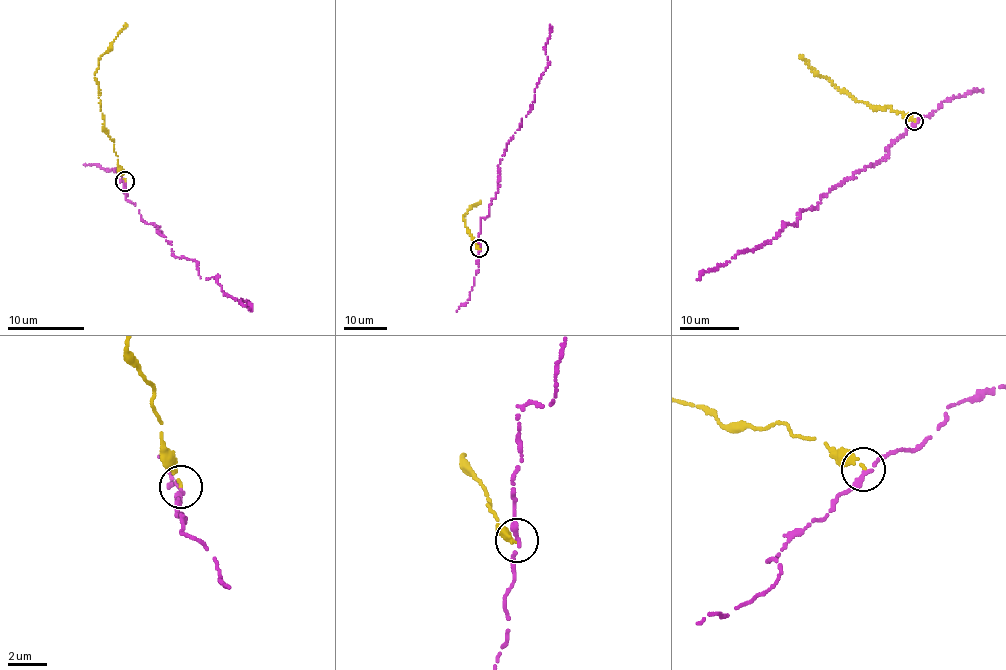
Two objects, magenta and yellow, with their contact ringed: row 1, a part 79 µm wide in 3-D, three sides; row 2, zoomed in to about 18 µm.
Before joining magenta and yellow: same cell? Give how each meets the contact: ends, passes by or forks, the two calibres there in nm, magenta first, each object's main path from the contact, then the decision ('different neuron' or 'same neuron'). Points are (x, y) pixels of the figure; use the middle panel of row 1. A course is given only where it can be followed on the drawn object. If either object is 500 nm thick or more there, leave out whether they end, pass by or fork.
magenta passes by; yellow ends; calibres 240 and 140 nm; course magenta (480, 247), (480, 221), (496, 196), (506, 144), (531, 110), (549, 61), (545, 50), (549, 24); course yellow (480, 248), (475, 245), (462, 217), (470, 206), (480, 202); different neuron

